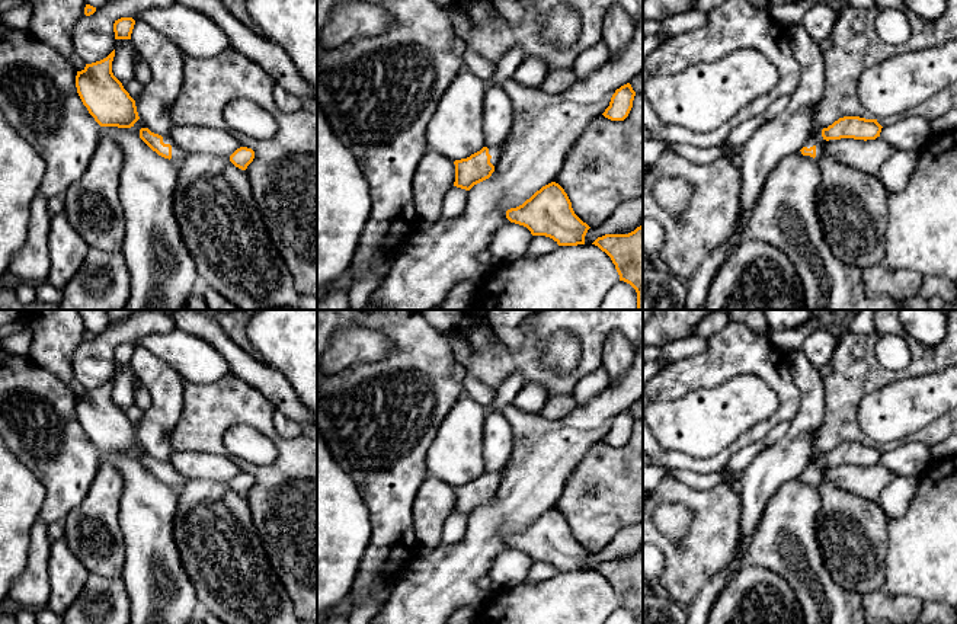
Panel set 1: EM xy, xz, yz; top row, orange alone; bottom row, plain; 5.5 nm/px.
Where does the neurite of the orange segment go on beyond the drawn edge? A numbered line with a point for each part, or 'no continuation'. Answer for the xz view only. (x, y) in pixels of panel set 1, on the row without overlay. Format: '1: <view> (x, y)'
1: xz (495, 477)

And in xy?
1: xy (178, 480)

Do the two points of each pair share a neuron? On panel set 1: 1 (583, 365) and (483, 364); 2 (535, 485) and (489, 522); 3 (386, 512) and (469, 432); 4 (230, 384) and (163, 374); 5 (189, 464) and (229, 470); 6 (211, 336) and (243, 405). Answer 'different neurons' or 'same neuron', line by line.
1: same neuron
2: same neuron
3: different neurons
4: different neurons
5: same neuron
6: different neurons

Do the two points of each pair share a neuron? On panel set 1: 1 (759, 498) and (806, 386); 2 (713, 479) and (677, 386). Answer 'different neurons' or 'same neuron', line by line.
1: same neuron
2: different neurons

